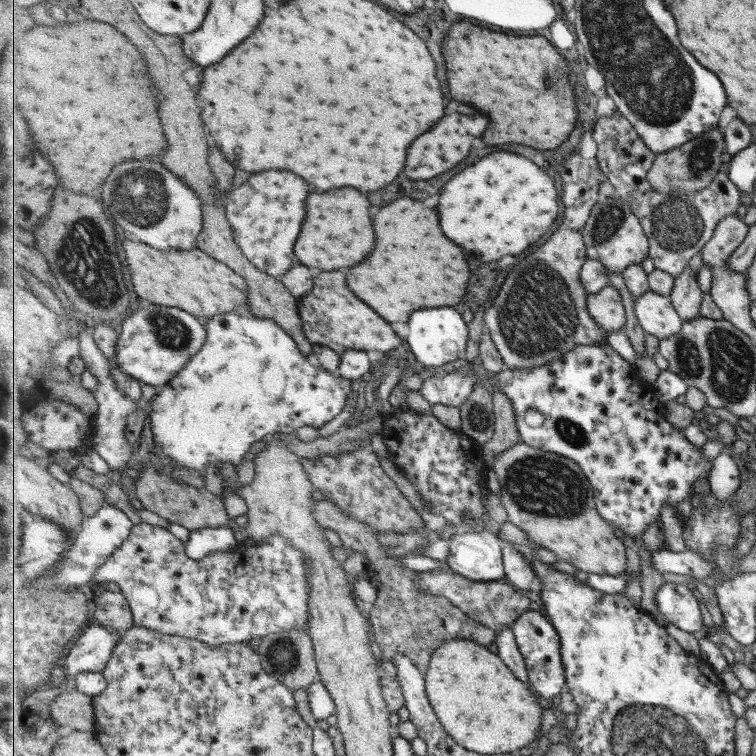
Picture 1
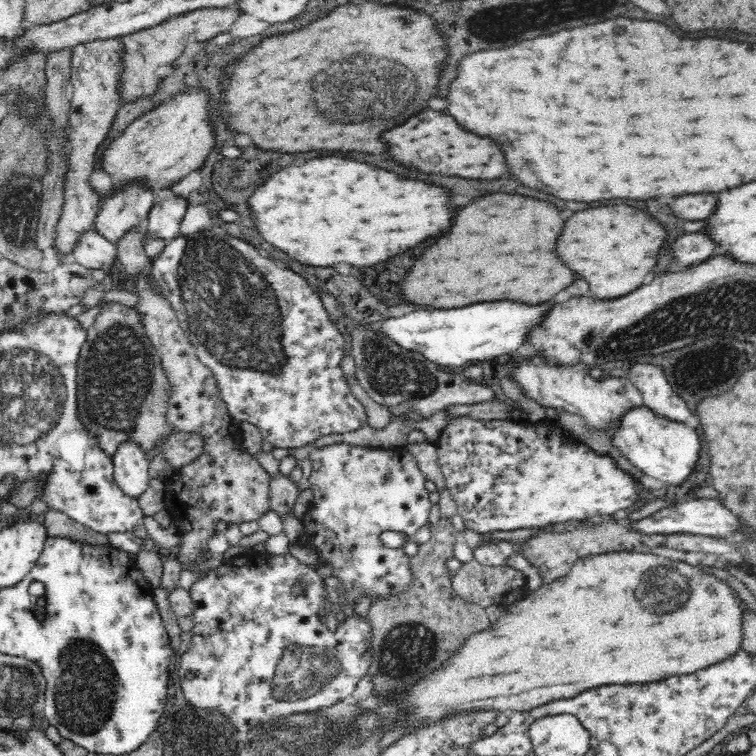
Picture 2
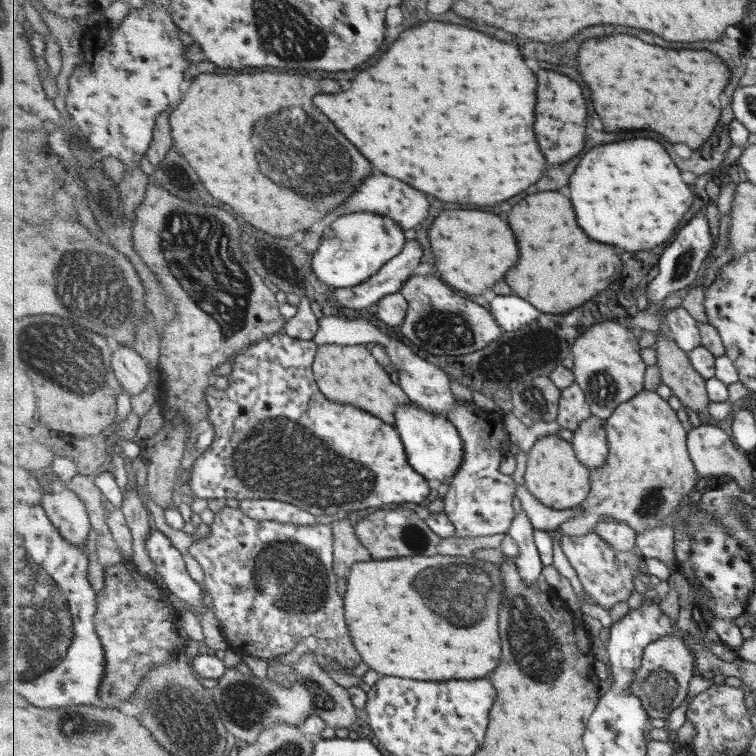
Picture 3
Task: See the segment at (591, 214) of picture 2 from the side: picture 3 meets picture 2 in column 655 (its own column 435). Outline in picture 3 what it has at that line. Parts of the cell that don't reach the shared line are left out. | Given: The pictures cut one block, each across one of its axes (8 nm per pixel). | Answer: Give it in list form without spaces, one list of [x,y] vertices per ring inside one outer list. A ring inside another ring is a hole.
[[[445,210],[429,230],[435,266],[443,280],[467,294],[483,294],[503,280],[505,272],[517,264],[519,248],[513,230],[497,214],[477,210]]]

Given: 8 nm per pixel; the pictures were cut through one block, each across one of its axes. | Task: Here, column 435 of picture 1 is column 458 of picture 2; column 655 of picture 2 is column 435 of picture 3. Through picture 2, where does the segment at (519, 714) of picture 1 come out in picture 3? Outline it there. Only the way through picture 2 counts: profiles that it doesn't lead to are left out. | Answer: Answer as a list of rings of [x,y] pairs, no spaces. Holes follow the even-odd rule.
[[[411,556],[355,563],[350,572],[347,586],[349,590],[345,598],[347,622],[351,624],[351,636],[359,652],[363,652],[363,660],[369,668],[387,676],[441,682],[485,678],[499,666],[503,652],[499,634],[499,618],[501,618],[499,612],[505,590],[499,565],[479,560],[475,556]]]

